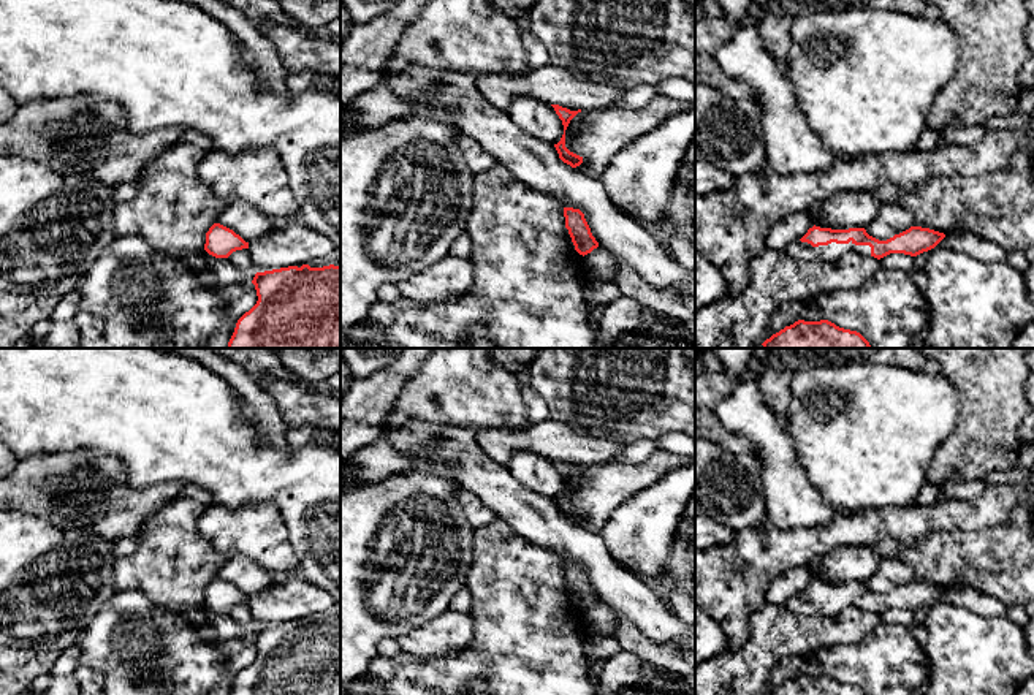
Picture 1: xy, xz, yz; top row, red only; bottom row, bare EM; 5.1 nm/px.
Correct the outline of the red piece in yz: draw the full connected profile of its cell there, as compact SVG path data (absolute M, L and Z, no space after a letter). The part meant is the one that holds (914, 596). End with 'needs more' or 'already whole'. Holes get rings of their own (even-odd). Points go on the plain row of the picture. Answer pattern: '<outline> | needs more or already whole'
M814 579L800 595L790 597L785 608L795 614L822 617L831 617L849 606L877 614L890 608L917 611L934 603L944 592L944 587L910 581L887 595L879 595L869 591L865 583L831 584Z | needs more

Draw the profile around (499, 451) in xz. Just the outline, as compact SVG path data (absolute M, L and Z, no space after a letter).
M546 420L530 429L502 429L475 432L480 450L496 464L507 462L519 453L542 454L570 465L595 464L616 459L627 443L591 435L568 424Z

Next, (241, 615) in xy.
M249 603L236 605L228 611L228 616L234 621L236 627L245 636L252 636L257 625L253 622Z

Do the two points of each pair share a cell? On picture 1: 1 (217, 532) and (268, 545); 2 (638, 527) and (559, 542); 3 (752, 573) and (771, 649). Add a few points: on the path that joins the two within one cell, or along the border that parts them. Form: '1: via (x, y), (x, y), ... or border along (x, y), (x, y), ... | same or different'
1: via (230, 532), (255, 532) | same
2: border along (597, 532), (604, 539), (610, 556), (621, 565) | different
3: border along (767, 602), (751, 616), (749, 635), (745, 640) | different

